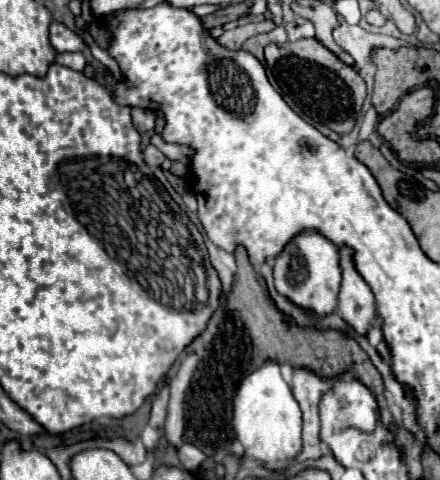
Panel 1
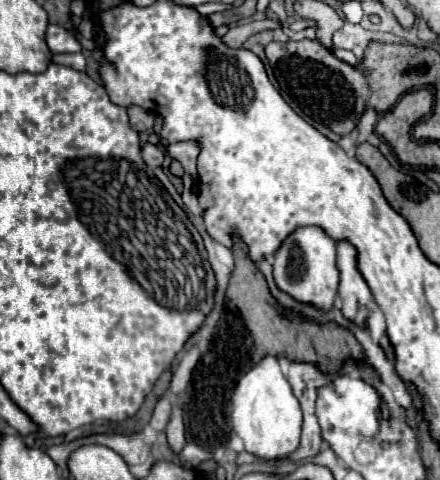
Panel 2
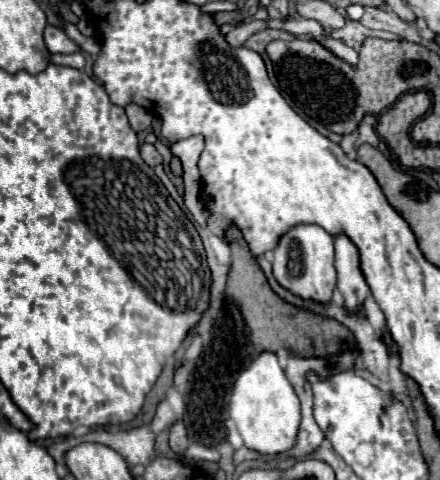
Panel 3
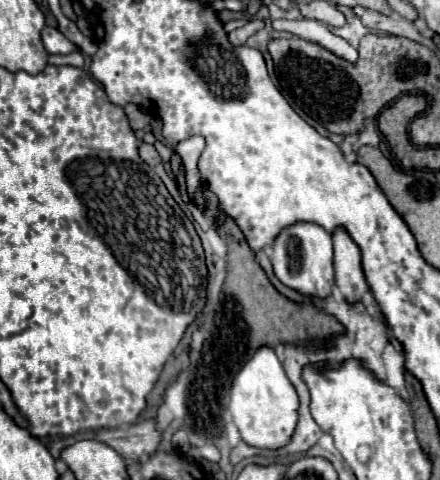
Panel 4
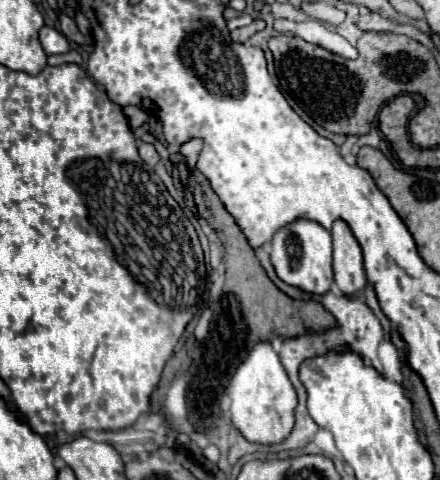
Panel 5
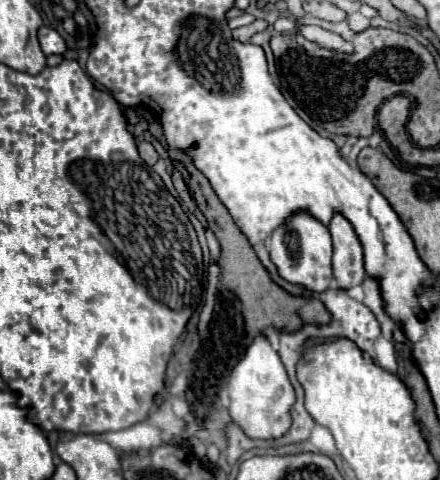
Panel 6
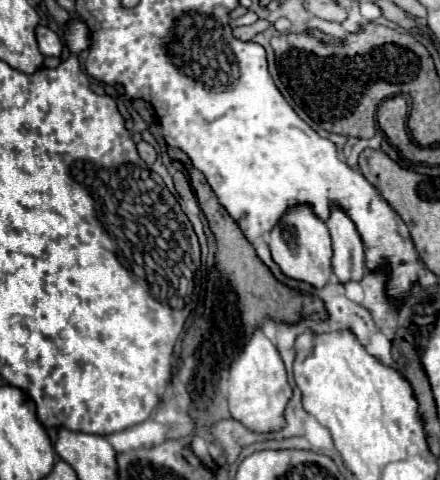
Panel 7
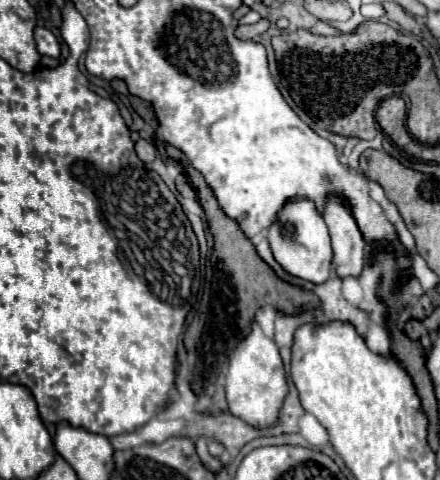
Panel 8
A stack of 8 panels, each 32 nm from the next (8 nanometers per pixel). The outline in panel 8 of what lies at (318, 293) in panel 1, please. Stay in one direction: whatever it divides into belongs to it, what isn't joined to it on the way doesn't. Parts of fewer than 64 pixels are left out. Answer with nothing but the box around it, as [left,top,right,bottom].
[268,198,332,284]

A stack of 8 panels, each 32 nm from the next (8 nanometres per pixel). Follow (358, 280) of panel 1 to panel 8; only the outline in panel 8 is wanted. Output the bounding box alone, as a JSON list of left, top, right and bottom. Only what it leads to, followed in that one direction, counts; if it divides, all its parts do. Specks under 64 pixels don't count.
[326,198,364,278]

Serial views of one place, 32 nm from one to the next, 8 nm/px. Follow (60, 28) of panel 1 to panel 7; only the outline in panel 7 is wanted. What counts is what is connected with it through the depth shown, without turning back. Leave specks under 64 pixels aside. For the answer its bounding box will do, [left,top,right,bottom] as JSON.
[36,26,64,56]

